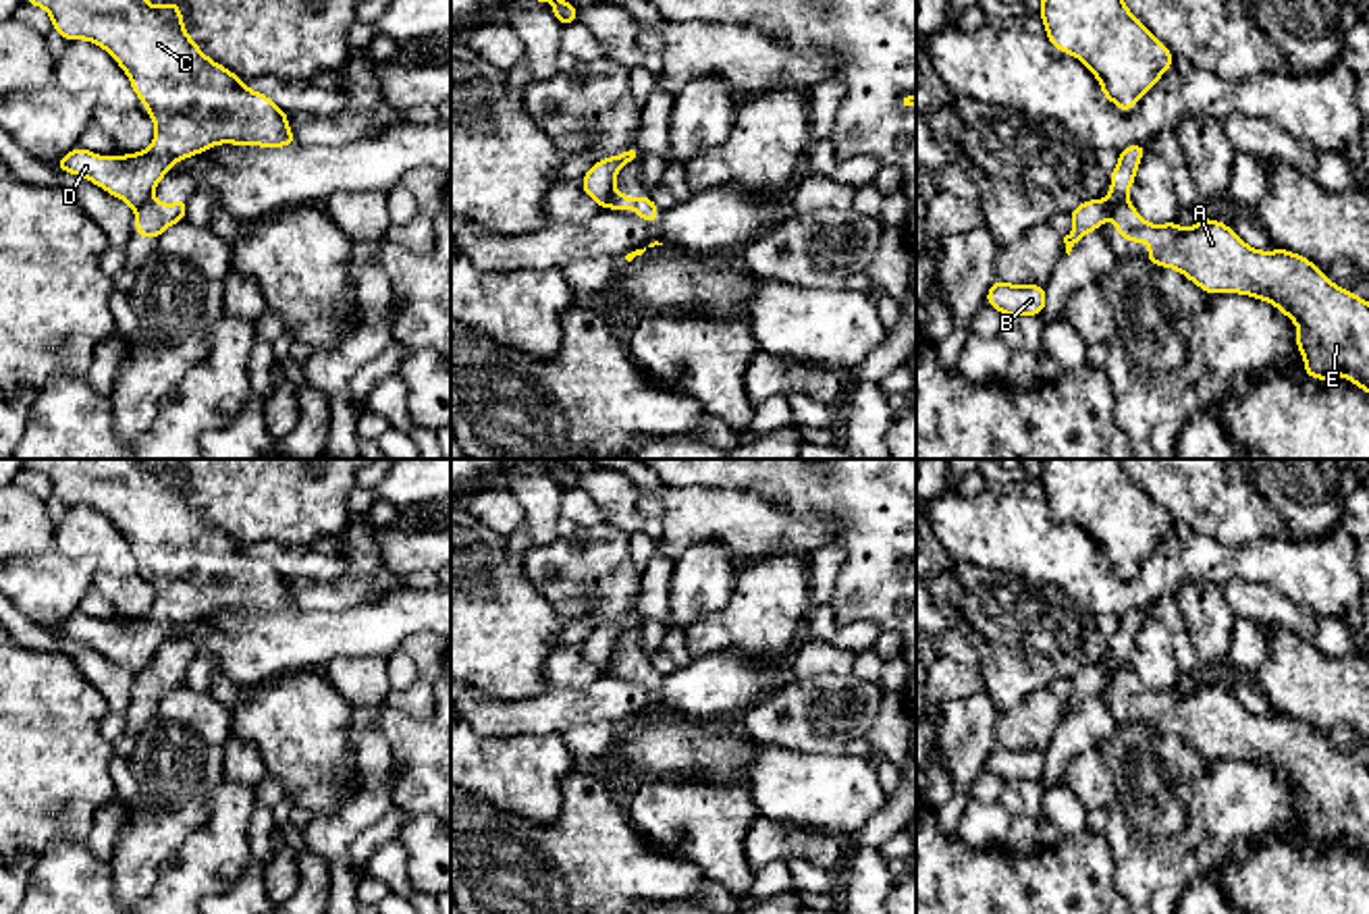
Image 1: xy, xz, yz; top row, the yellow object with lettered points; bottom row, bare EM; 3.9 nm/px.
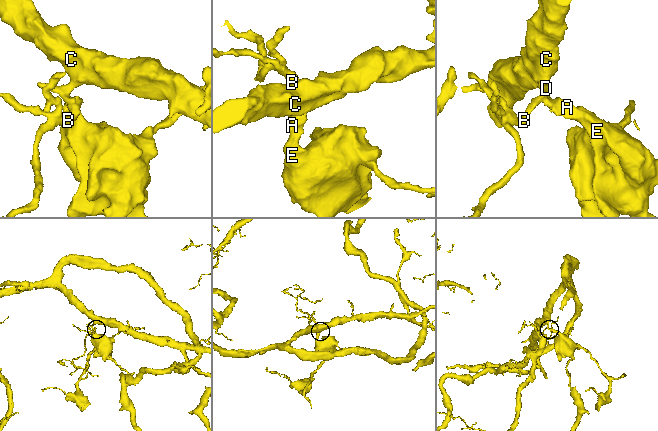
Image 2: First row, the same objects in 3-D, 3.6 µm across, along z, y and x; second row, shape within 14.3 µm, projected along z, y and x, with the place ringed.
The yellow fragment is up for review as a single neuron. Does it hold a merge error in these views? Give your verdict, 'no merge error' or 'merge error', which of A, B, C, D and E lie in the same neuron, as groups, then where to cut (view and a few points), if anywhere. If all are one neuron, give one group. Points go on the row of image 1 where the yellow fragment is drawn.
merge error | A E / B C D | xy (150, 196), (136, 210)

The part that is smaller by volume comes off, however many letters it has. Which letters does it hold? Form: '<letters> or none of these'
A, E

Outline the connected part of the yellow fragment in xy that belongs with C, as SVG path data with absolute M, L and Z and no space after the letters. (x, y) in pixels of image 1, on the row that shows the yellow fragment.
M25 0L52 17L52 27L66 39L87 39L104 48L131 79L135 96L143 102L156 137L137 154L102 158L75 147L56 162L56 168L83 177L112 197L141 208L170 166L202 154L218 143L283 147L297 145L285 110L268 96L249 89L243 79L208 58L183 27L177 0L154 6L147 0Z

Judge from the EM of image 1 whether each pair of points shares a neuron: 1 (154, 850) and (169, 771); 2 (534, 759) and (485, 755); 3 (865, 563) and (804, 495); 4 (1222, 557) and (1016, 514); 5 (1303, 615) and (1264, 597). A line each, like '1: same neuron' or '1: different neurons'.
1: same neuron
2: same neuron
3: same neuron
4: same neuron
5: same neuron

